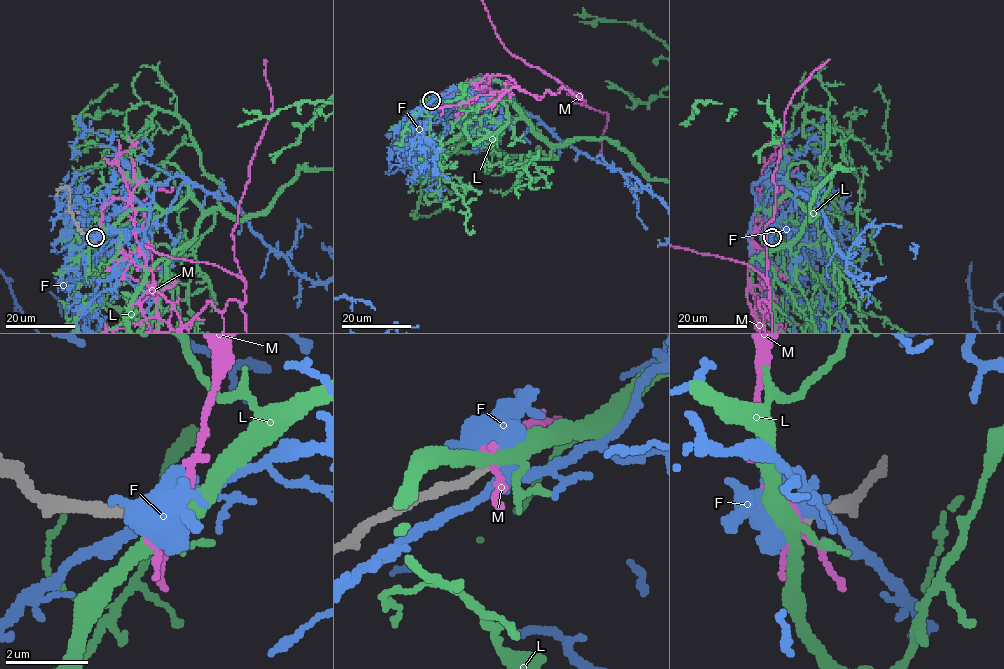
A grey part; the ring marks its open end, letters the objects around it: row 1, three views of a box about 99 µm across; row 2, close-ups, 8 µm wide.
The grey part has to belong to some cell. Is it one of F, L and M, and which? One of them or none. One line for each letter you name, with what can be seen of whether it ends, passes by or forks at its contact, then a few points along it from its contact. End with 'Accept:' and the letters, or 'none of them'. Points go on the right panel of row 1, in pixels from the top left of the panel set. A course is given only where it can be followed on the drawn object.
L: It forks there
Accept: L

